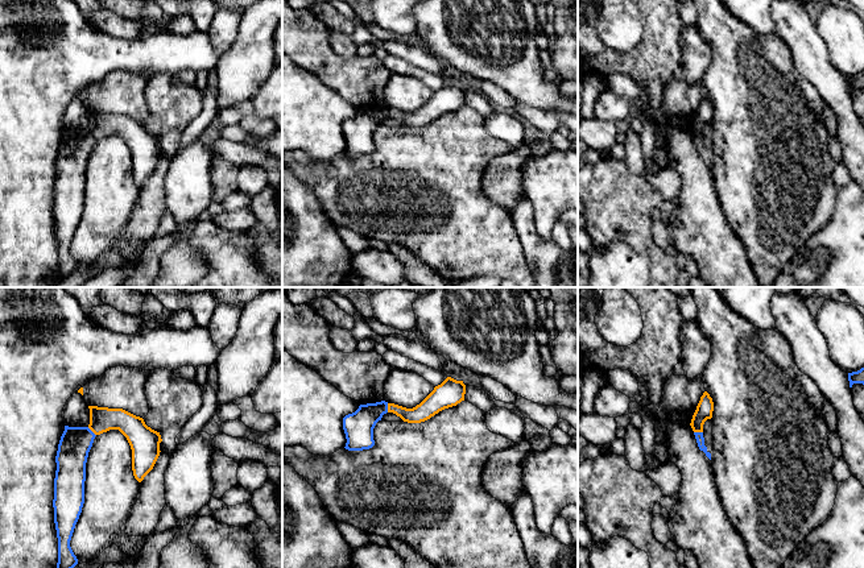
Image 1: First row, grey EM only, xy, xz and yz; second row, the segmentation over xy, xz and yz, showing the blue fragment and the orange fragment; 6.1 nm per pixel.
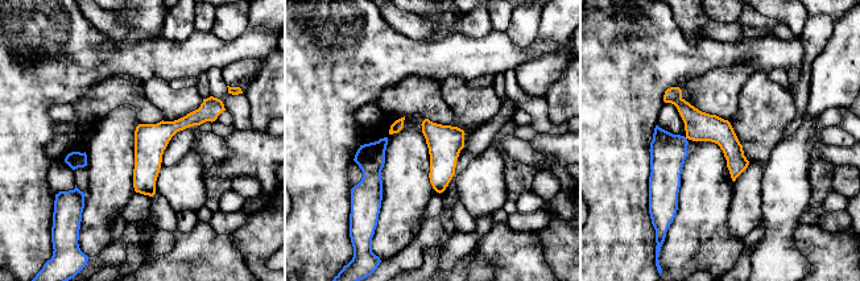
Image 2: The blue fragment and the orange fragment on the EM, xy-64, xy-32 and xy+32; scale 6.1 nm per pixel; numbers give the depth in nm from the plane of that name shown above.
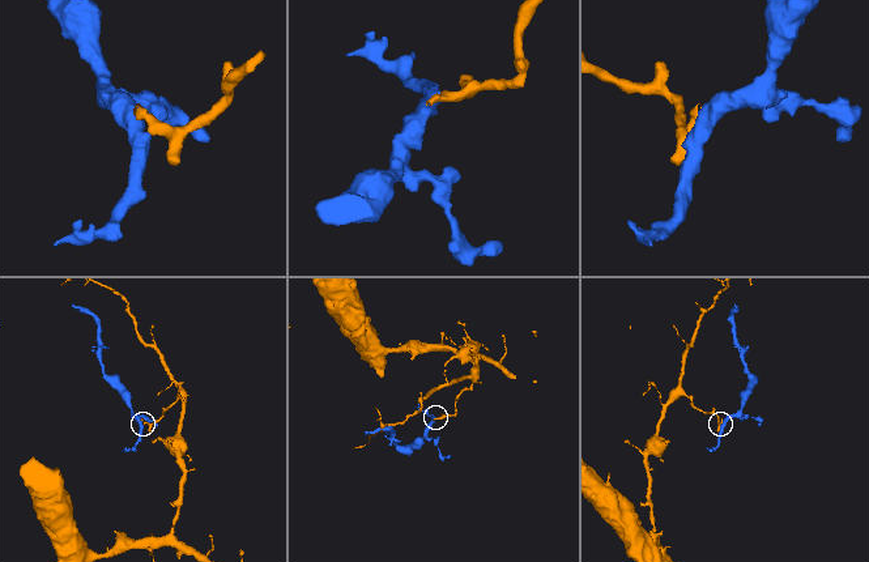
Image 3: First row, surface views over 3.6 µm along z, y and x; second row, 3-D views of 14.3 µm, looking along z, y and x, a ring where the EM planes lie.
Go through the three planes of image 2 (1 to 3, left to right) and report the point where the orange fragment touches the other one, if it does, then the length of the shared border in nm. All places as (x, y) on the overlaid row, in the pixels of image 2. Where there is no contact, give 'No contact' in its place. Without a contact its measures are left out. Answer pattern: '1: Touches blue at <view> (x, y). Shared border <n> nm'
1: No contact
2: No contact
3: No contact

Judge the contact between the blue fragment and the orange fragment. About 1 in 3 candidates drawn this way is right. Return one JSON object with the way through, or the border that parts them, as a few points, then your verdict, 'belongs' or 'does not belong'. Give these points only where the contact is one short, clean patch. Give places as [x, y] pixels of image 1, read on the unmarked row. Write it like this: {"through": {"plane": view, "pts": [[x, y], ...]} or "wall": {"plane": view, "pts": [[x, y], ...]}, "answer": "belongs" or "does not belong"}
{"answer": "does not belong"}

